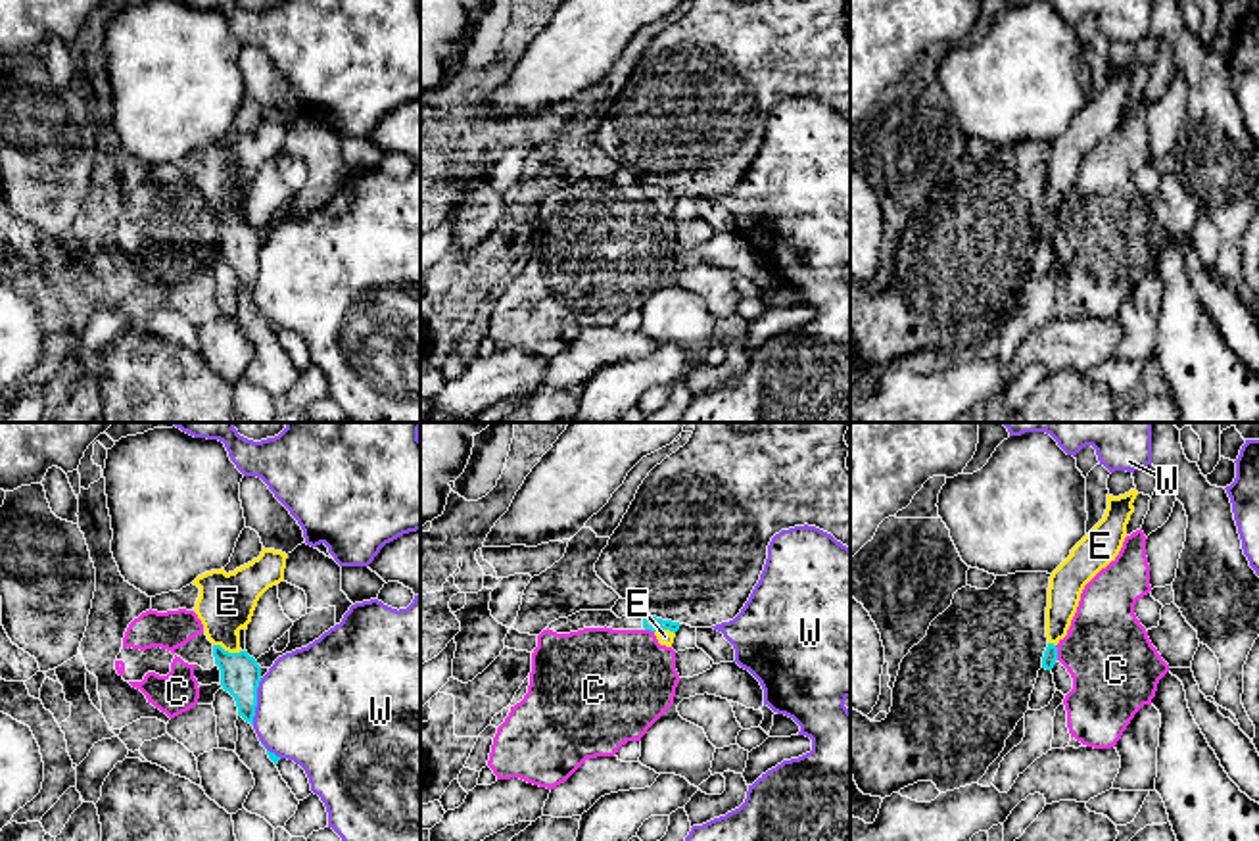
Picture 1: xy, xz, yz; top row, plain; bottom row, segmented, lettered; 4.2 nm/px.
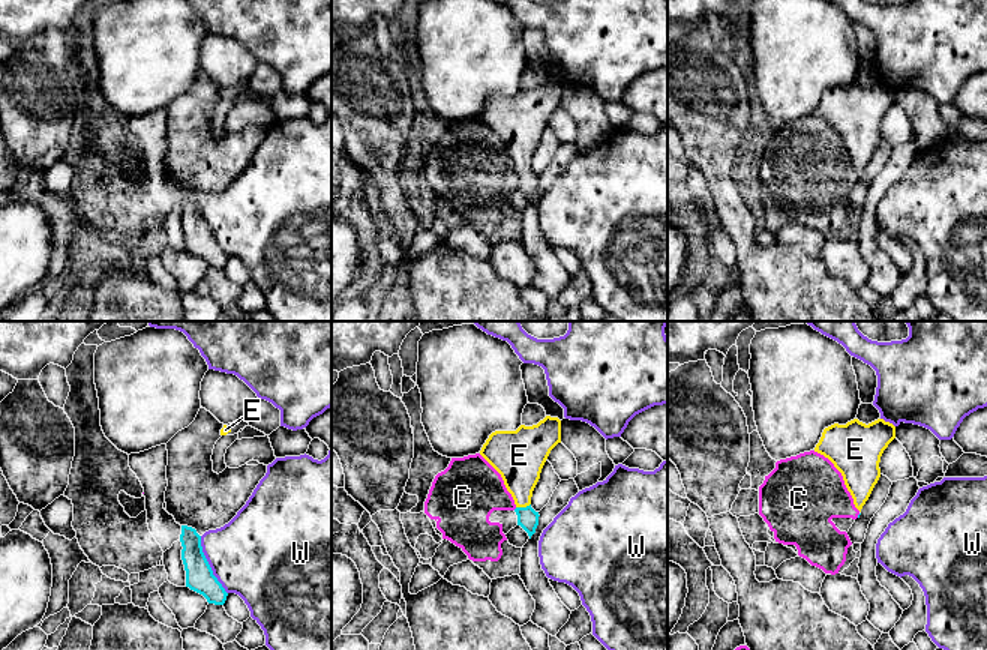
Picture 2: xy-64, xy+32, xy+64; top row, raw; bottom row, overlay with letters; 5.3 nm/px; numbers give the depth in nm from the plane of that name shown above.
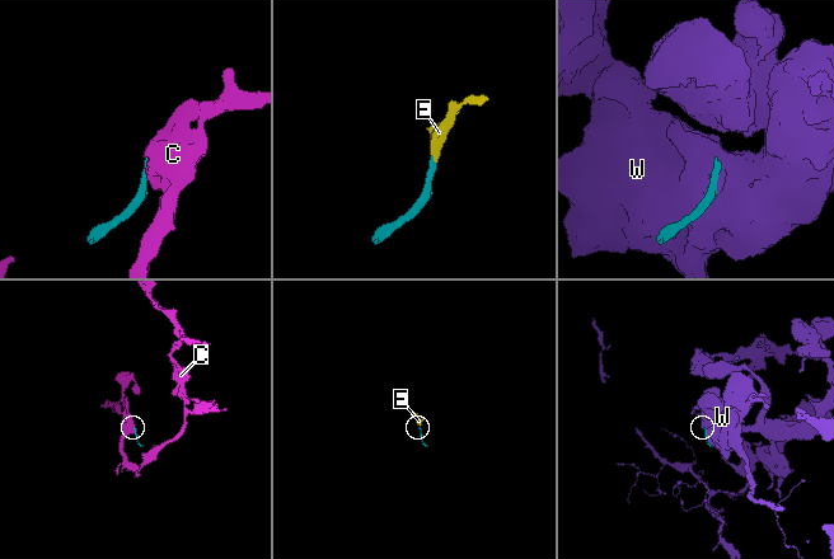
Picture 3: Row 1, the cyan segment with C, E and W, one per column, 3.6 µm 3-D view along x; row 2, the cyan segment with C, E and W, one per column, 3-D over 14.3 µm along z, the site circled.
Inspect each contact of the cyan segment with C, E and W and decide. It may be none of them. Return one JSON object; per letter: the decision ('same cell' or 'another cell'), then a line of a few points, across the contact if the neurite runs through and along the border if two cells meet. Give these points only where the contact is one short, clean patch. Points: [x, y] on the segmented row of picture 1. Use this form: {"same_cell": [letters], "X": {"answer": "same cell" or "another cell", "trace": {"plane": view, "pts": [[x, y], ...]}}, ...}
{"same_cell": ["E"], "C": {"answer": "another cell", "trace": {"plane": "yz", "pts": [[1054, 646], [1058, 659]]}}, "E": {"answer": "same cell", "trace": {"plane": "xy", "pts": [[240, 674], [227, 651], [227, 601]]}}, "W": {"answer": "another cell", "trace": {"plane": "xy", "pts": [[261, 678], [252, 724]]}}}

